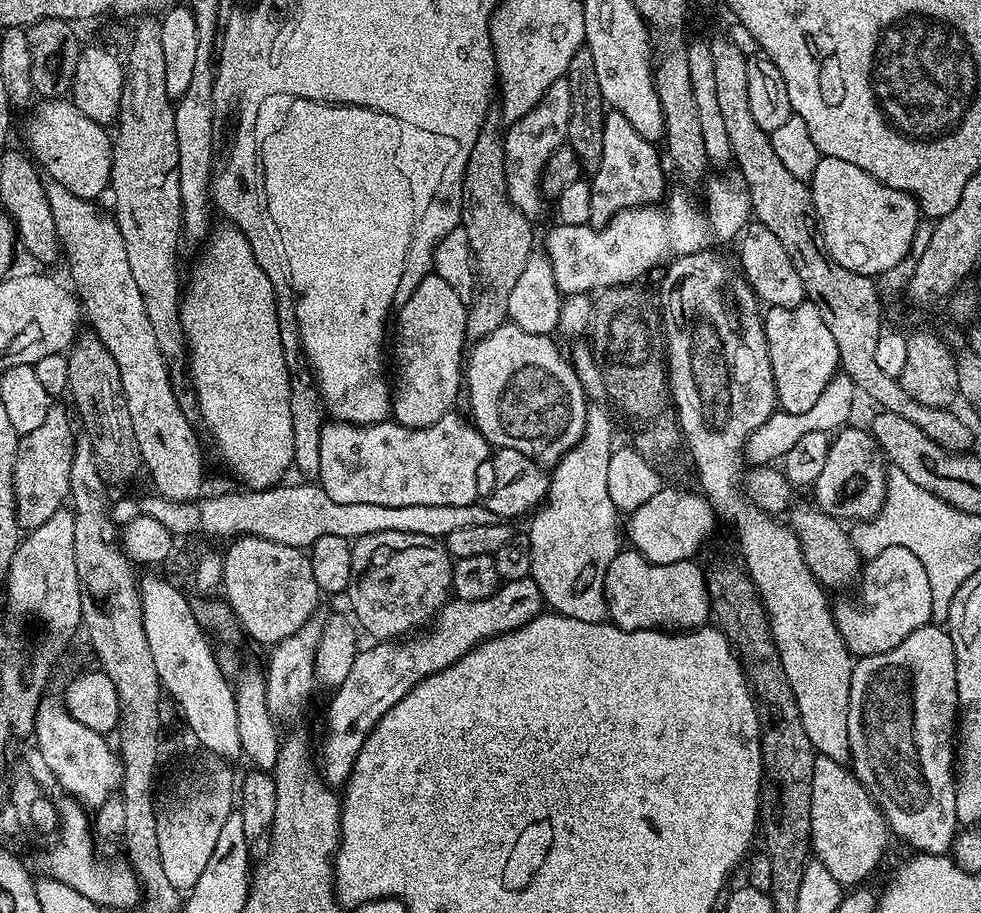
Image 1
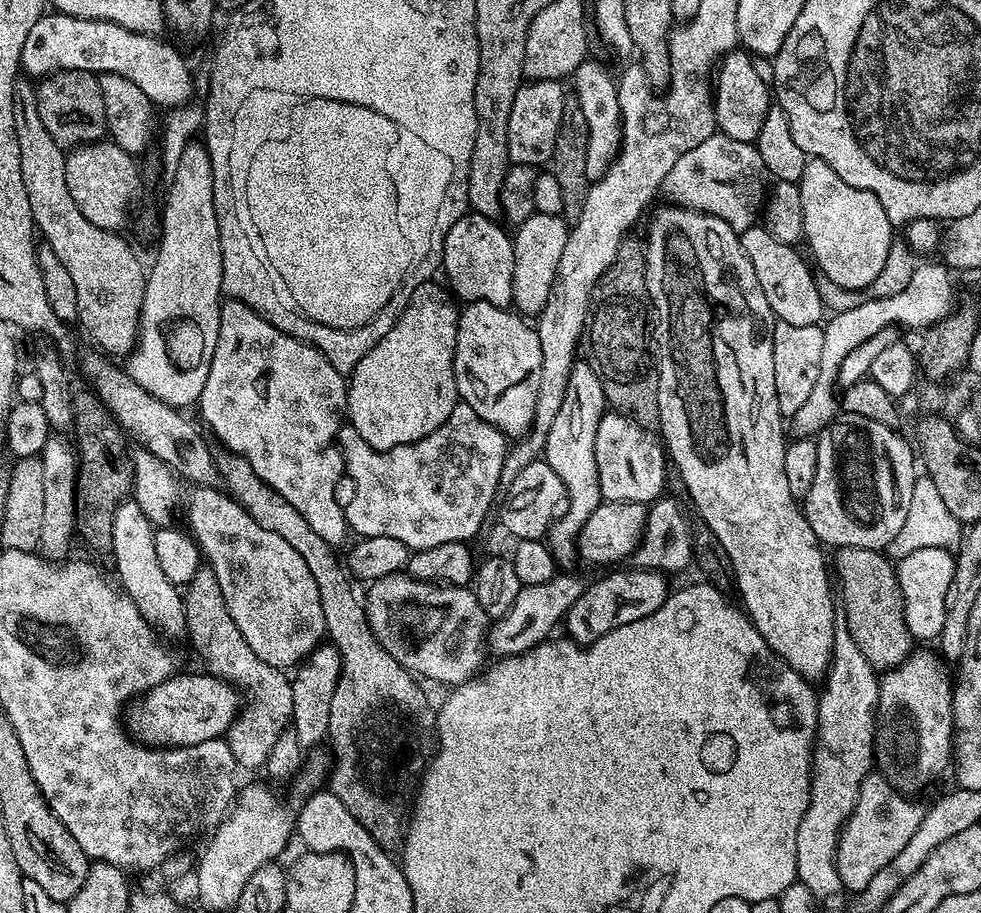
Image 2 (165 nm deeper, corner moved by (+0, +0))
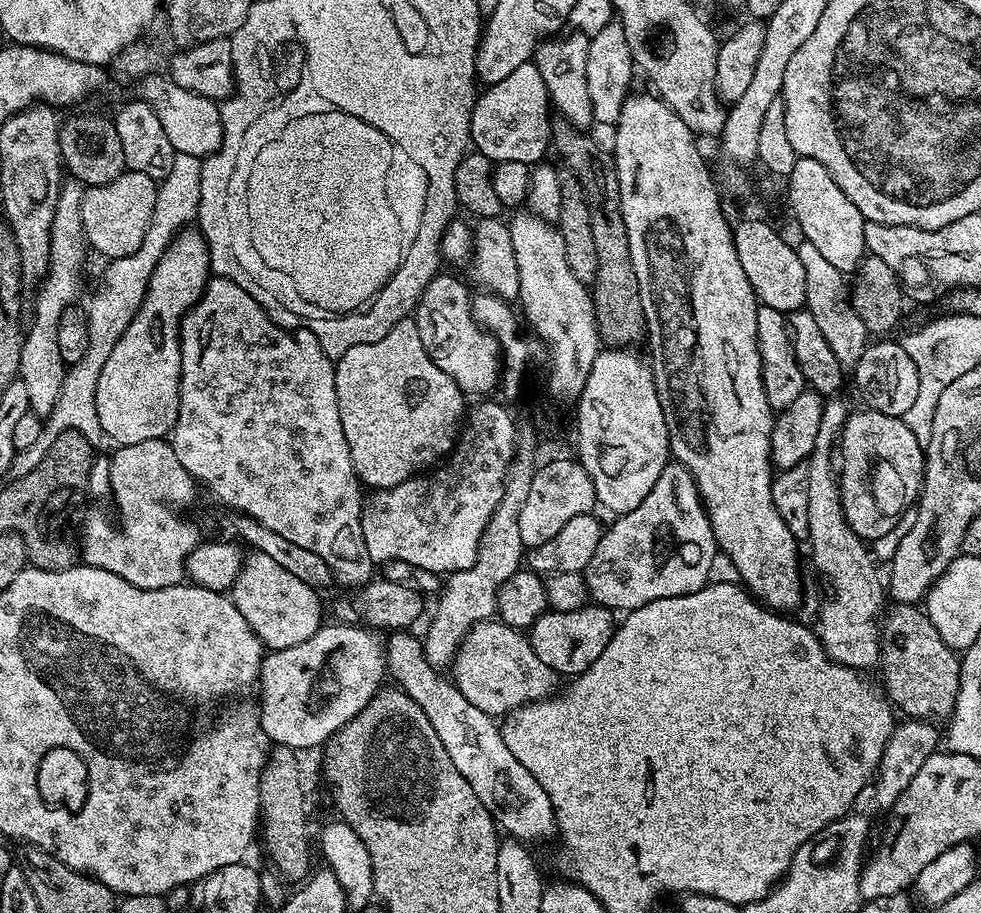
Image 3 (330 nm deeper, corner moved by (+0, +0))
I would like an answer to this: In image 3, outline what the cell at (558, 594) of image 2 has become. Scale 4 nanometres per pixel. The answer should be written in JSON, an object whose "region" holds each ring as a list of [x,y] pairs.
{"region":[[[669,462],[662,470],[662,474],[658,474],[658,482],[654,482],[654,490],[650,490],[650,494],[646,494],[646,498],[642,498],[642,502],[638,502],[638,506],[634,506],[634,510],[617,515],[613,520],[616,521],[604,528],[604,536],[598,542],[598,550],[594,550],[594,558],[590,558],[590,562],[584,567],[582,573],[584,585],[588,587],[588,595],[595,603],[600,604],[603,608],[613,610],[619,610],[619,608],[631,610],[646,606],[646,602],[658,602],[658,598],[678,598],[682,594],[694,594],[709,583],[707,575],[710,569],[710,562],[713,561],[718,549],[714,538],[714,530],[710,526],[708,510],[704,507],[704,503],[700,501],[700,491],[690,474],[690,470],[686,470],[686,466]]]}

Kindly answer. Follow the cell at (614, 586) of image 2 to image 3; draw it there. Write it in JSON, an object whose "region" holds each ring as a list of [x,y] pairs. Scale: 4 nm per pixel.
{"region":[[[589,602],[583,608],[569,612],[549,610],[532,623],[527,638],[532,643],[534,654],[538,654],[538,659],[546,662],[552,672],[561,677],[575,678],[592,665],[594,658],[598,658],[602,650],[606,650],[612,633],[616,631],[617,621],[612,620],[612,616],[613,609],[603,608],[595,602]]]}

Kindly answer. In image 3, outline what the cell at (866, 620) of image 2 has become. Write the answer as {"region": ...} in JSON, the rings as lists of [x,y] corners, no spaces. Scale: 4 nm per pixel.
{"region":[[[893,603],[883,613],[879,663],[879,667],[884,668],[882,688],[889,701],[899,711],[900,708],[904,711],[905,717],[931,718],[936,722],[944,722],[951,717],[960,690],[960,661],[957,649],[942,642],[923,607]]]}

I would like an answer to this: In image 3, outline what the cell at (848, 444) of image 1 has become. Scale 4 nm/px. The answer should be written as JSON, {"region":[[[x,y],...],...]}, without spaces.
{"region":[[[871,410],[853,411],[849,415],[848,421],[844,424],[844,429],[840,432],[840,439],[838,441],[838,456],[844,461],[839,461],[838,464],[838,483],[840,486],[840,501],[842,502],[842,510],[846,522],[854,530],[854,534],[858,534],[860,539],[865,542],[873,542],[878,538],[882,538],[884,534],[890,534],[894,526],[898,525],[900,519],[904,517],[904,512],[907,508],[913,507],[917,503],[918,497],[924,487],[924,457],[926,455],[925,449],[918,442],[918,438],[914,438],[914,434],[910,434],[910,430],[905,426],[903,419],[898,416],[887,416],[881,412],[874,412]]]}

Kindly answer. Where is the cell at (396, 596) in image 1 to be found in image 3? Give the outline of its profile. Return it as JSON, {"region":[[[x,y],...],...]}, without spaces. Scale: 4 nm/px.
{"region":[[[499,618],[481,620],[468,631],[451,665],[450,676],[457,690],[466,698],[466,702],[478,706],[478,710],[493,718],[507,717],[508,713],[533,700],[547,700],[557,691],[556,680],[558,681],[557,673],[552,672],[546,662],[541,662],[538,654],[534,654],[527,635],[521,629],[511,628]]]}

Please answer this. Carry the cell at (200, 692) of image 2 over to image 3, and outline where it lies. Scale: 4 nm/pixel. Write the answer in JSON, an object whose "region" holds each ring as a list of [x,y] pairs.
{"region":[[[328,622],[306,642],[265,655],[258,681],[258,711],[260,727],[273,745],[293,750],[319,749],[368,705],[386,680],[386,648],[375,635],[379,636],[368,626]]]}

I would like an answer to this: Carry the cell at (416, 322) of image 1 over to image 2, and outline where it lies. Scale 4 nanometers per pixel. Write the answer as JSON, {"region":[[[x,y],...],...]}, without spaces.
{"region":[[[420,282],[413,287],[408,294],[408,305],[394,322],[390,334],[376,340],[373,348],[357,362],[352,377],[347,377],[347,423],[358,430],[360,437],[379,452],[426,438],[431,432],[438,430],[442,422],[446,422],[446,418],[450,418],[458,403],[452,363],[460,308],[451,304],[451,300],[454,300],[453,293],[443,283],[440,284]]]}

